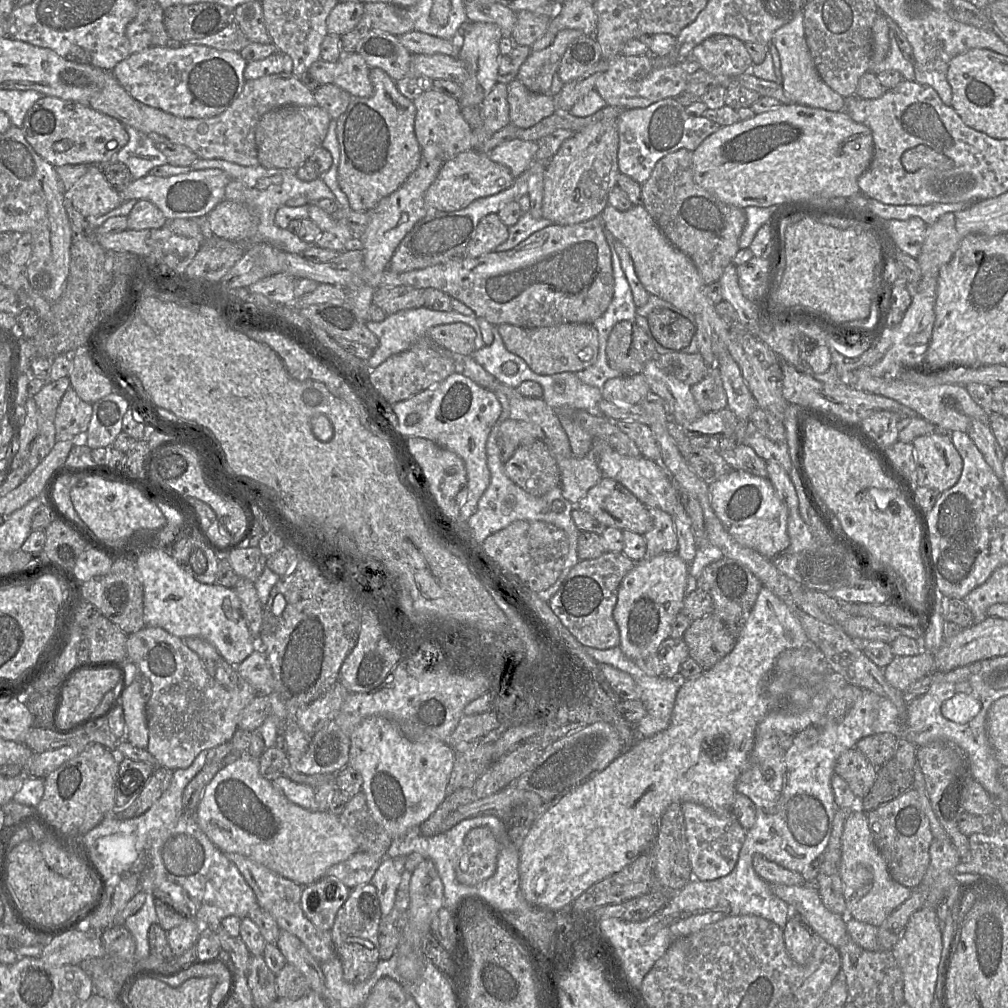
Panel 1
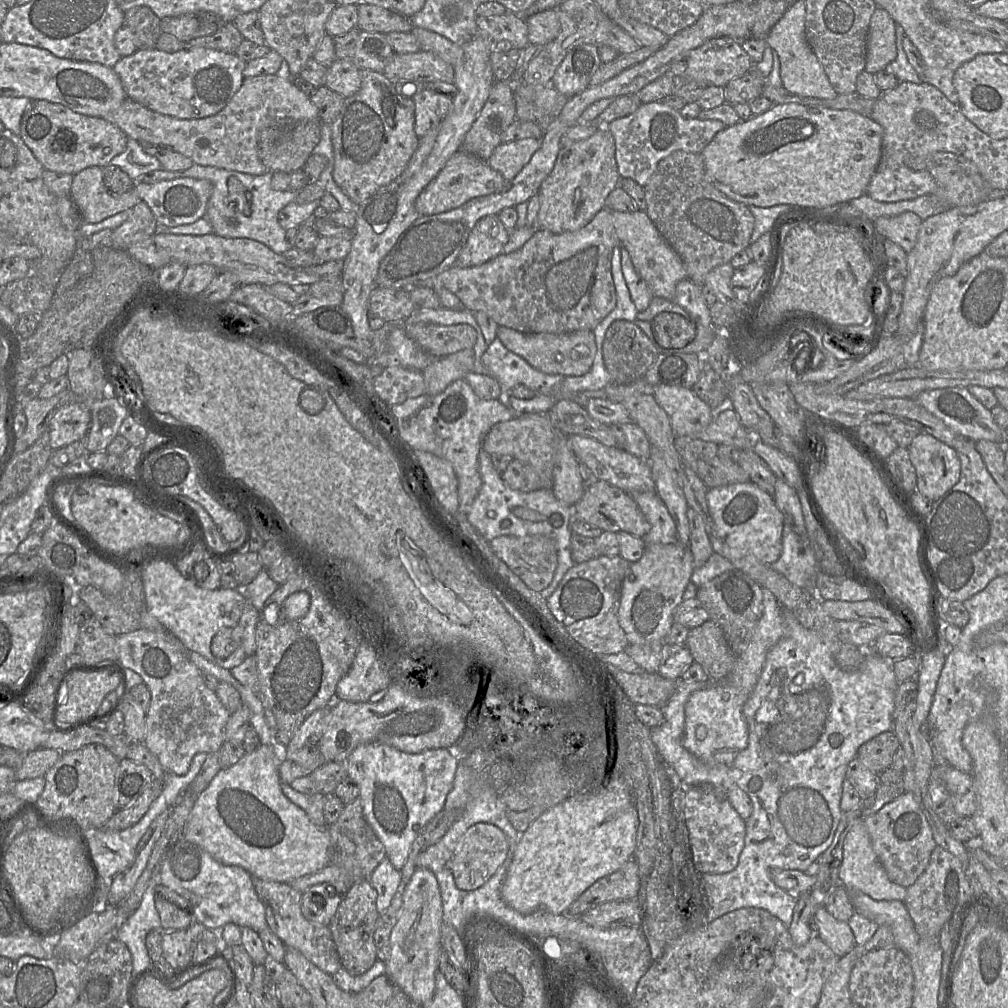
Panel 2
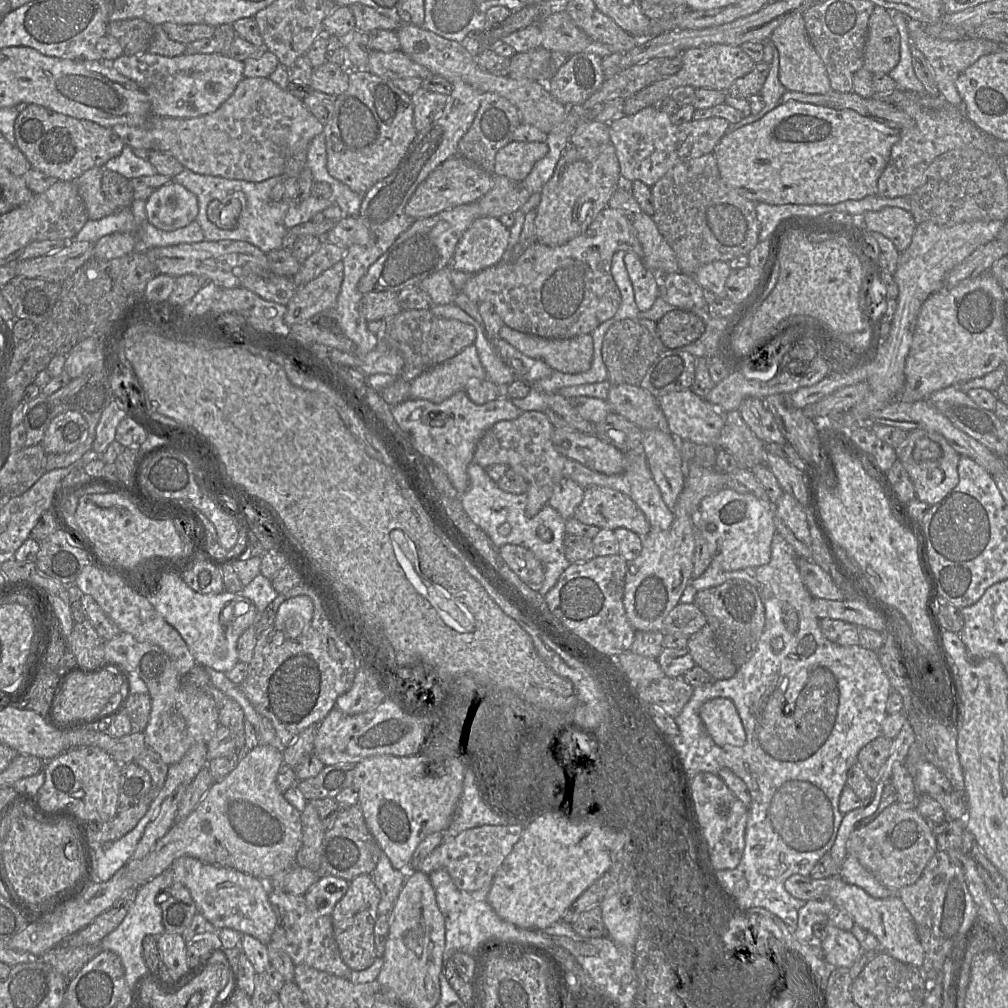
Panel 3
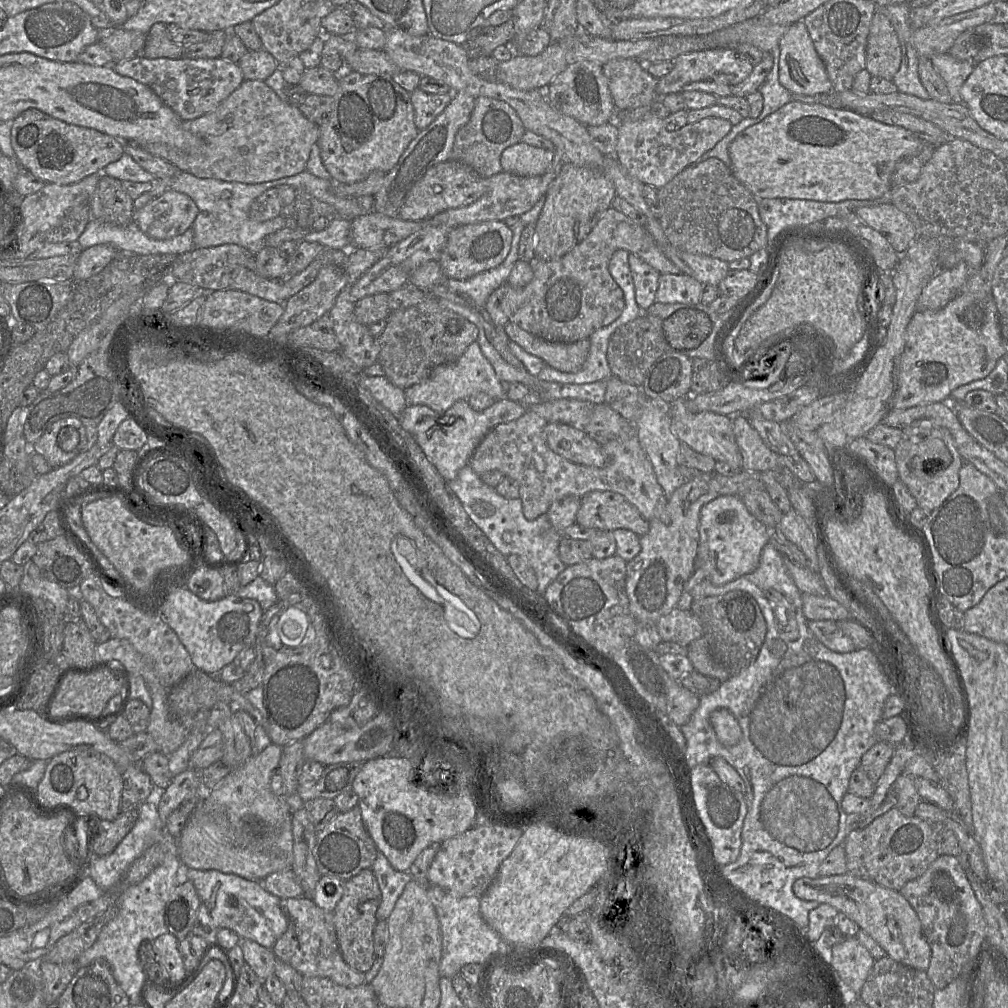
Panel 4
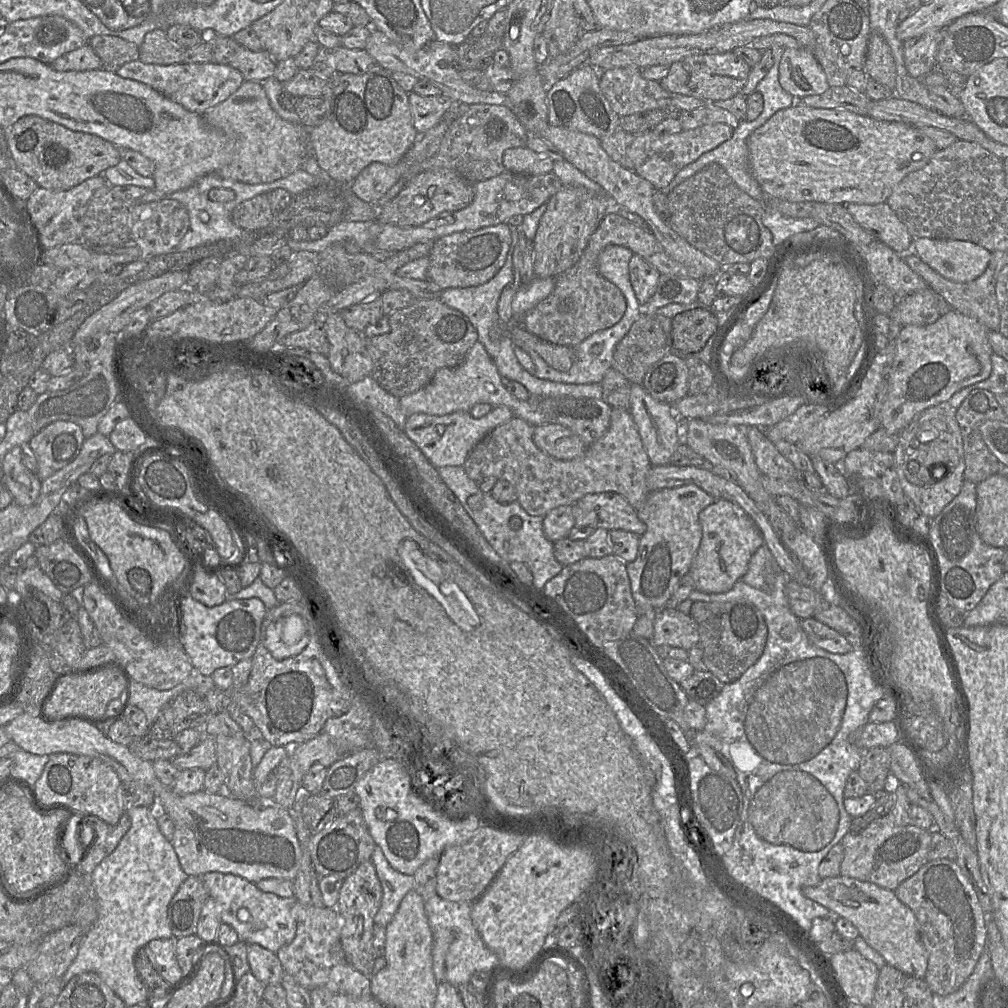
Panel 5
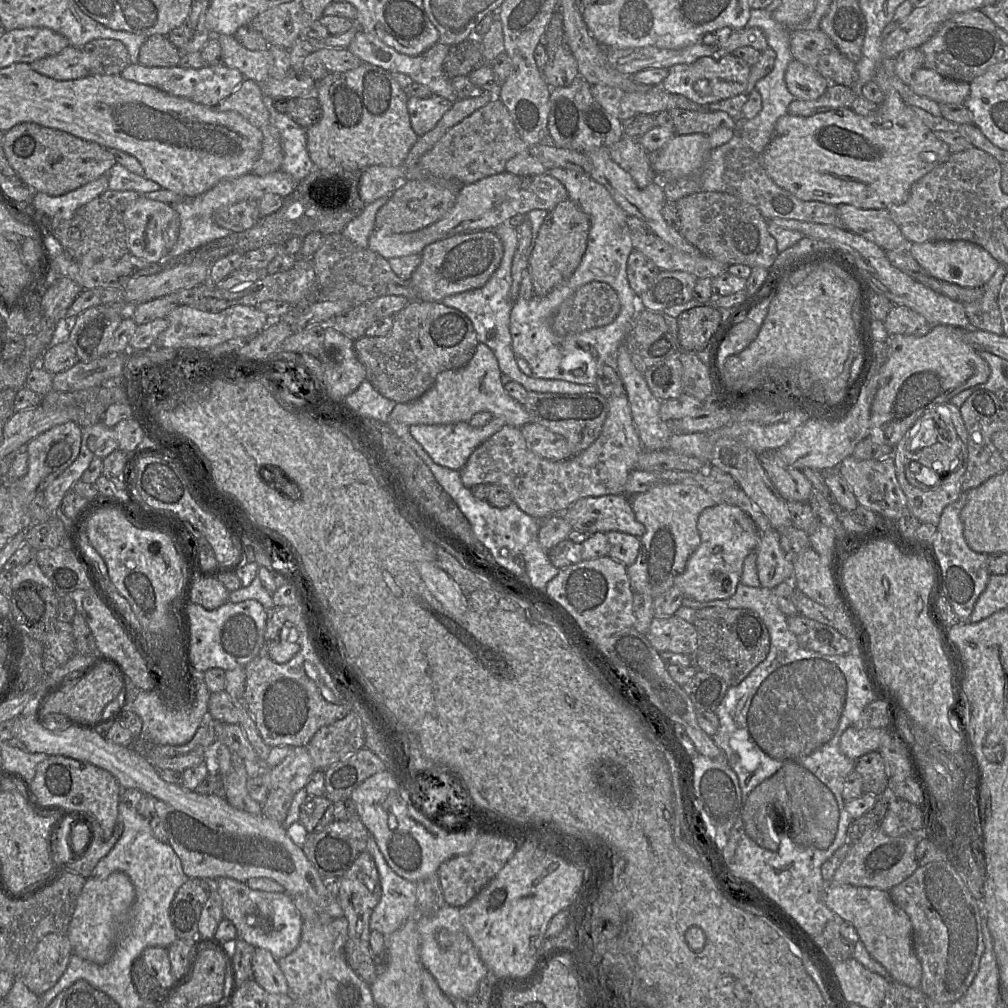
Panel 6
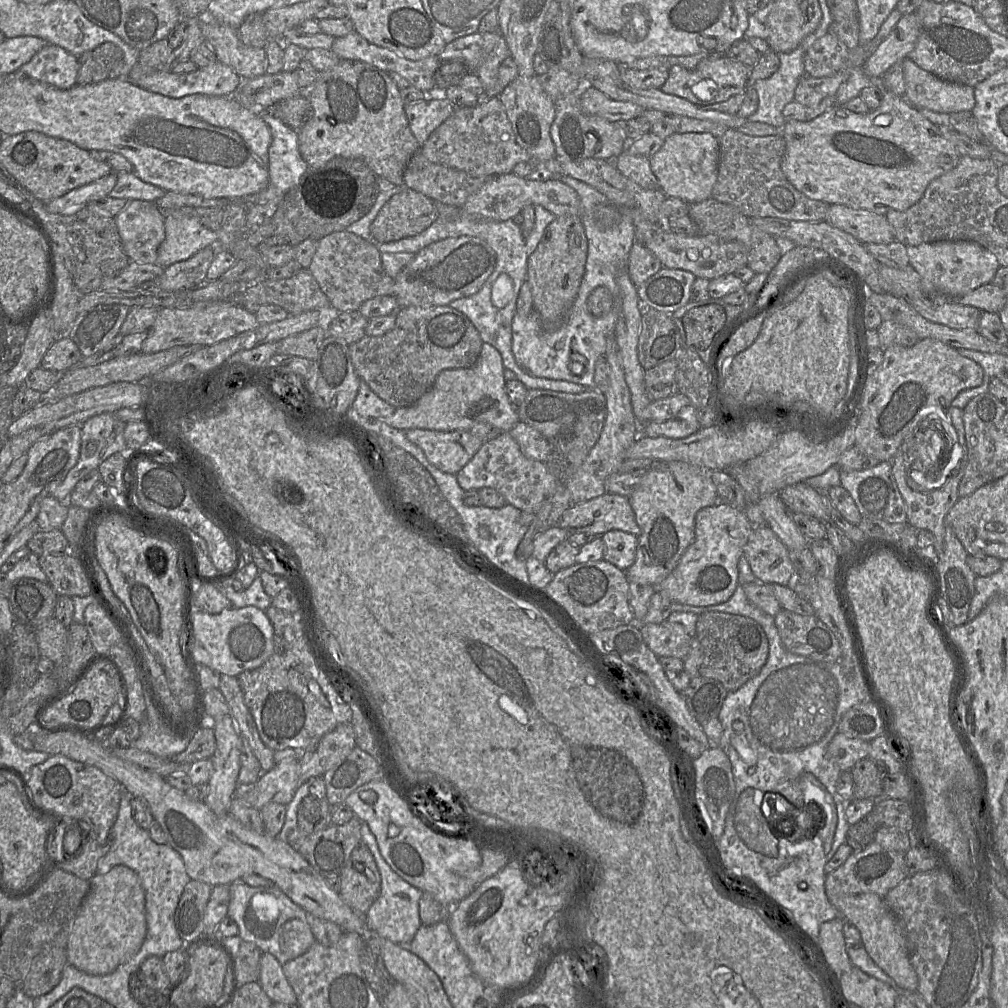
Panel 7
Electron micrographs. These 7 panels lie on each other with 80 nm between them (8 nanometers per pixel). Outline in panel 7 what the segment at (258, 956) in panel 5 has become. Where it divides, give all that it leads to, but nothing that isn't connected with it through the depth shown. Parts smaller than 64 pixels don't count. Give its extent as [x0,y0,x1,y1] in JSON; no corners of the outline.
[258,953,297,1004]

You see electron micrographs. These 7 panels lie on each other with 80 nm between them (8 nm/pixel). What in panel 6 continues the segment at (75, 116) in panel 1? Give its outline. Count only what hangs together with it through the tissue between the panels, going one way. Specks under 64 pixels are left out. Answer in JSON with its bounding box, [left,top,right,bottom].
[3,122,117,196]

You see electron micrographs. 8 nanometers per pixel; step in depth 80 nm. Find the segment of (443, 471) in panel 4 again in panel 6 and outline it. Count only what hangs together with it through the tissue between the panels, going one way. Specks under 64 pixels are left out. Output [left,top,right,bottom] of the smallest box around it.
[409,417,504,471]

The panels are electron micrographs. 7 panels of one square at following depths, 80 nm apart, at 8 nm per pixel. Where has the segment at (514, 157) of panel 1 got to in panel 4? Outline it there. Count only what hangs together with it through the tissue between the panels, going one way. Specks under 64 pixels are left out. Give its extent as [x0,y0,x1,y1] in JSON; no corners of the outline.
[500,142,553,177]

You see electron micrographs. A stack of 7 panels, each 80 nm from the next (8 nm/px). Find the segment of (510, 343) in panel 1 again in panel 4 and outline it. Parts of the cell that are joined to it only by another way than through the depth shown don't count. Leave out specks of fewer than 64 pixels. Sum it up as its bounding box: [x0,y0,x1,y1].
[504,322,590,372]

